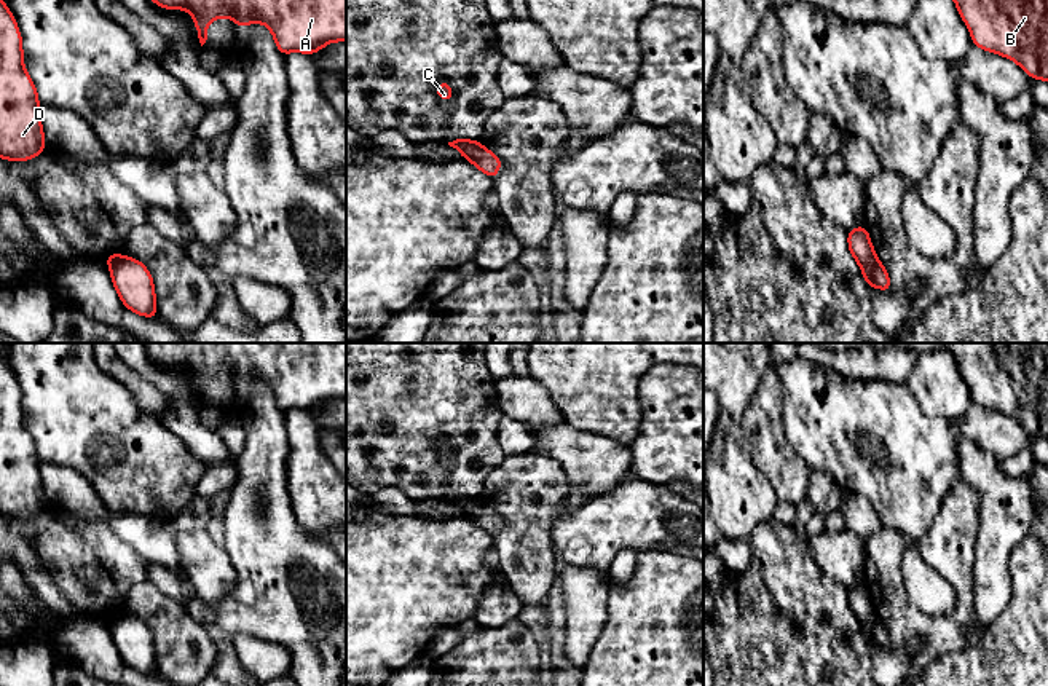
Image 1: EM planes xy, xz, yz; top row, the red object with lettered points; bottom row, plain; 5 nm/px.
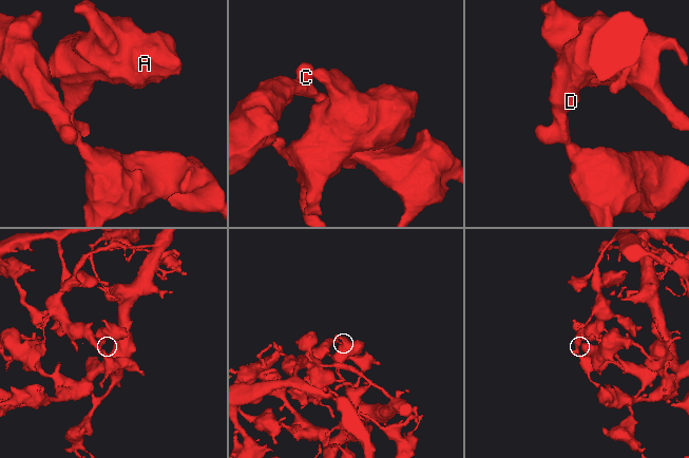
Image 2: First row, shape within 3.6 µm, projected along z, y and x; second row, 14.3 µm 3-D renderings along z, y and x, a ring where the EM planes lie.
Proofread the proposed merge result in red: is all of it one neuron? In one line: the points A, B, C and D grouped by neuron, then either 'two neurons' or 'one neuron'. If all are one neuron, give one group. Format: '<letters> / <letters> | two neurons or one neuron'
A B / C D | two neurons

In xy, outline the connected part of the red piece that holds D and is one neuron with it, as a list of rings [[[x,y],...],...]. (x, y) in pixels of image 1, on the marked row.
[[[0,0],[0,158],[29,161],[46,148],[35,83],[24,69],[22,37]]]

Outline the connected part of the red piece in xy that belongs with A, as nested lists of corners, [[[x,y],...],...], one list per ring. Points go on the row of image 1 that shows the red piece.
[[[152,0],[163,10],[188,10],[201,46],[207,40],[207,26],[217,18],[231,18],[241,29],[252,22],[265,24],[281,56],[292,51],[309,54],[332,41],[346,41],[346,0]]]

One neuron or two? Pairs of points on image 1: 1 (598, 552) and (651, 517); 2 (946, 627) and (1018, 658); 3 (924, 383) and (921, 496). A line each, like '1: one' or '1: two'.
1: one
2: two
3: two

